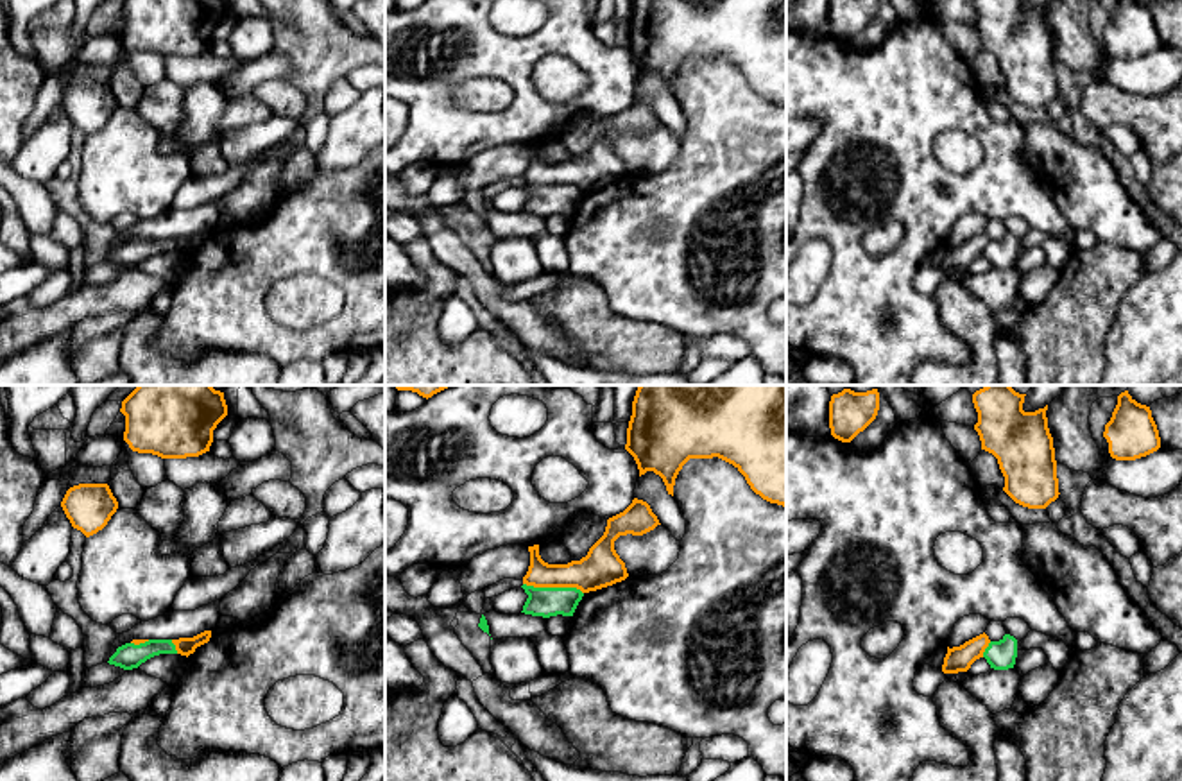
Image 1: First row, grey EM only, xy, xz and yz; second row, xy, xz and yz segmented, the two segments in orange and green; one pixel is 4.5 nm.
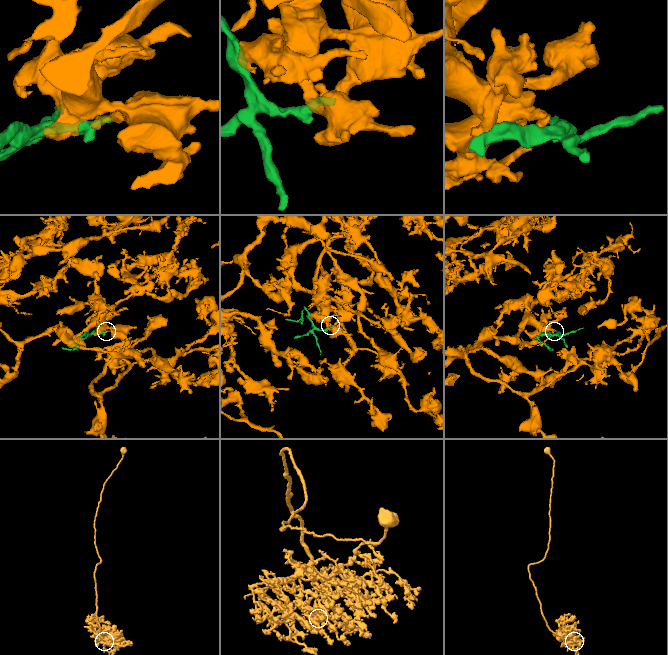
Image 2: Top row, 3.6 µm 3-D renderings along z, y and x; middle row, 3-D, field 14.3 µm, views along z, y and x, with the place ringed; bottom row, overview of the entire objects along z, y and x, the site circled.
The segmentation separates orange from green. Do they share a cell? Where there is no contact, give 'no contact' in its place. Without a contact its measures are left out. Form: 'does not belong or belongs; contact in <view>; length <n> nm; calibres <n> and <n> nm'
does not belong; contact in xz; length 280 nm; calibres 180 and 130 nm

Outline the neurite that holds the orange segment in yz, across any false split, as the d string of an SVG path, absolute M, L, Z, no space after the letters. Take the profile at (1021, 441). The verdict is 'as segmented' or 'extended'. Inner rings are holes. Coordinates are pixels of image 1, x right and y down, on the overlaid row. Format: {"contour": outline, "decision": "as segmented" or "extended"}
{"contour": "M985 385L972 394L978 412L974 430L981 450L998 459L1003 491L1019 505L1046 509L1058 498L1053 437L1044 408L1024 412L1026 394L1010 385Z", "decision": "as segmented"}

